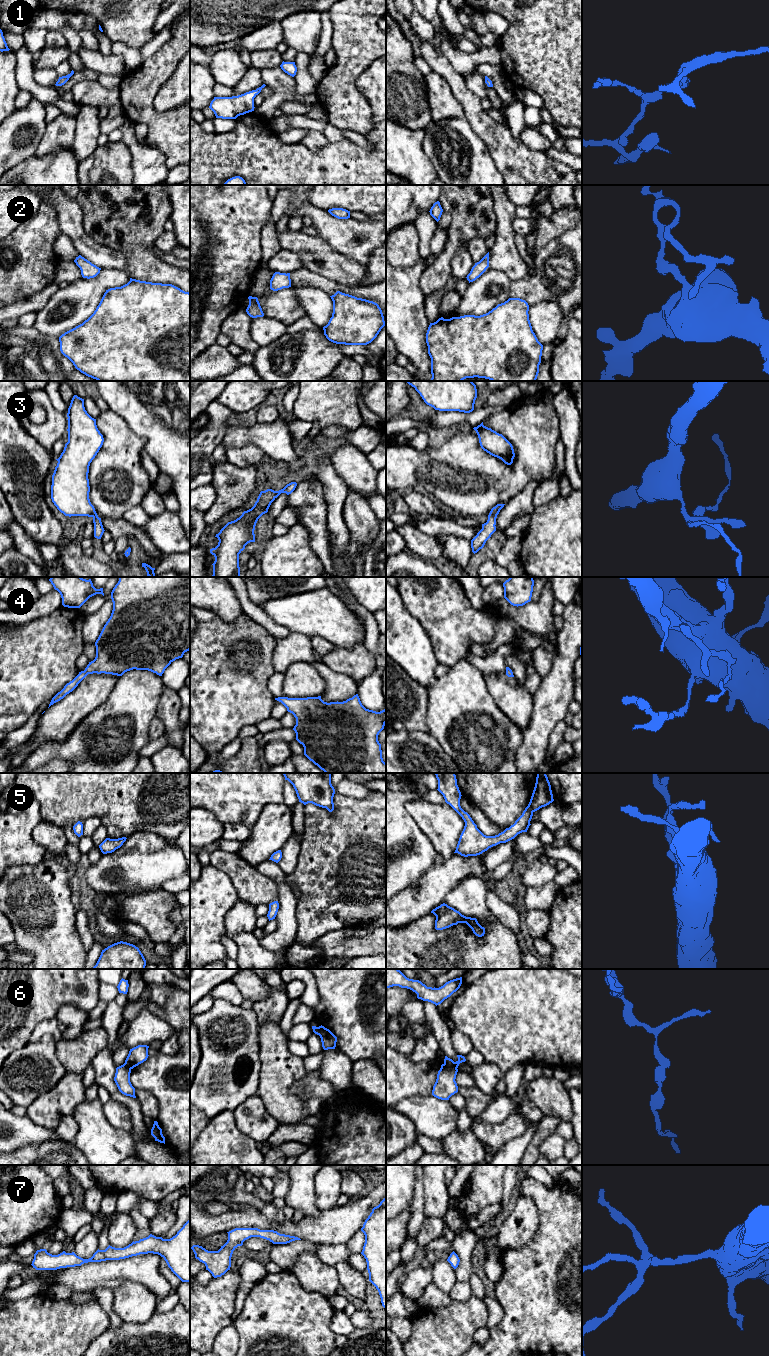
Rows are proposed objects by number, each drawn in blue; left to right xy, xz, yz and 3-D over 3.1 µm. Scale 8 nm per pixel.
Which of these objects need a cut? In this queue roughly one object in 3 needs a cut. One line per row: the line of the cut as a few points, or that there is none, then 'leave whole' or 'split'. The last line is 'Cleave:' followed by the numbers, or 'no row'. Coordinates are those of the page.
1: cut none; leave whole
2: cut none; leave whole
3: cut none; leave whole
4: cut none; leave whole
5: cut none; leave whole
6: cut yz (444, 1063), (451, 1064), (456, 1068); split
7: cut none; leave whole
Cleave: 6

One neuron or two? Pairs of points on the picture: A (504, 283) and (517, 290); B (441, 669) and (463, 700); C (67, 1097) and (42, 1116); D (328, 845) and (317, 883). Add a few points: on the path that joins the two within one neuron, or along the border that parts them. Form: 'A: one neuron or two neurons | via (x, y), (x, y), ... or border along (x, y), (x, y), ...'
A: two neurons | border along (512, 281), (508, 297)
B: two neurons | border along (449, 668), (437, 678)
C: one neuron | via (61, 1101), (48, 1110)
D: one neuron | via (328, 854), (328, 872), (326, 874)

